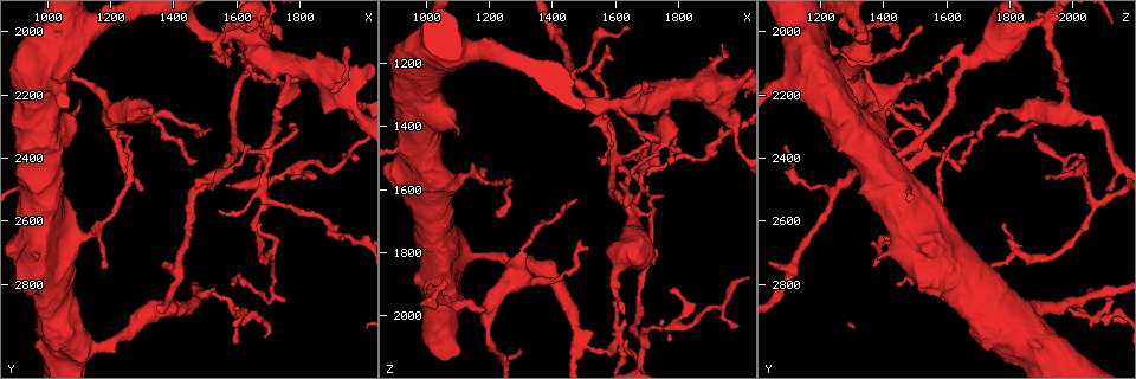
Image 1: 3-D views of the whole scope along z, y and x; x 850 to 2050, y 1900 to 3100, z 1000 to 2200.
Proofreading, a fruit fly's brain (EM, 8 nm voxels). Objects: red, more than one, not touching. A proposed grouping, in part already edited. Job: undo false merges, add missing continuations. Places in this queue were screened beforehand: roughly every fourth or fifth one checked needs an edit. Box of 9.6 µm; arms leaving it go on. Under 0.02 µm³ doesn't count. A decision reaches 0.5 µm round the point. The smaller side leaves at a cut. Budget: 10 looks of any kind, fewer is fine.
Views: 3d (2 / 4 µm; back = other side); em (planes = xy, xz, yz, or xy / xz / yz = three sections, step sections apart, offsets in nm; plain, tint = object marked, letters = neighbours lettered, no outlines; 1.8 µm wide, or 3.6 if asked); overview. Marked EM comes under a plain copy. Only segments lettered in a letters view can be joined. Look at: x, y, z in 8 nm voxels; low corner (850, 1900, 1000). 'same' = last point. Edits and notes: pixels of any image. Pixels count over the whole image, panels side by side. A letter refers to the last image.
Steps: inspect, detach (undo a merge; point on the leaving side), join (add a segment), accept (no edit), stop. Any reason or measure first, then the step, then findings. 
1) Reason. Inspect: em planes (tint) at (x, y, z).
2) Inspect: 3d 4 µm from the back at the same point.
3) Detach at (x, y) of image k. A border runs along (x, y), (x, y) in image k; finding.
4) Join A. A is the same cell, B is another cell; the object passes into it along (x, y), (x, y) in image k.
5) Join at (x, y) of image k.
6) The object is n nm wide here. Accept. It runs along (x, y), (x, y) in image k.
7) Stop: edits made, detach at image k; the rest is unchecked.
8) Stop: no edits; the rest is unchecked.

Calibre changes. Inspect: 3d 4 µm at (1980, 2230, 1450).

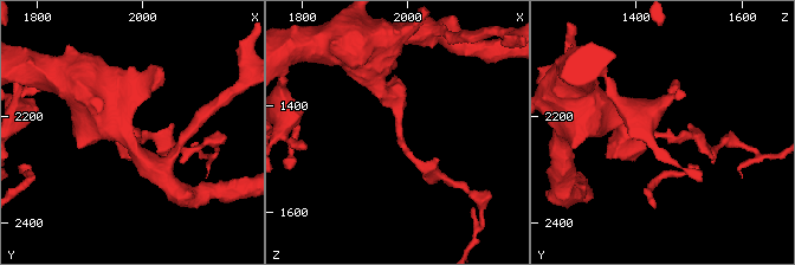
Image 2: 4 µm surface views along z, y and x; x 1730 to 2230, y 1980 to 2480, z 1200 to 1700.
The arms are 160, 280 nm wide. Inspect: em xz step 4 (tint) at (1980, 2235, 1455).

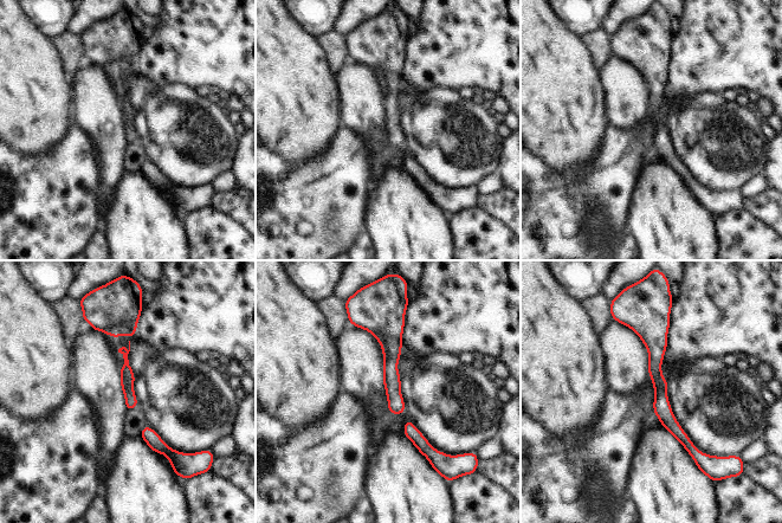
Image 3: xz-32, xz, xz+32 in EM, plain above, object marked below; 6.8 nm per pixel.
Inspect: em planes (letters) at the same point.

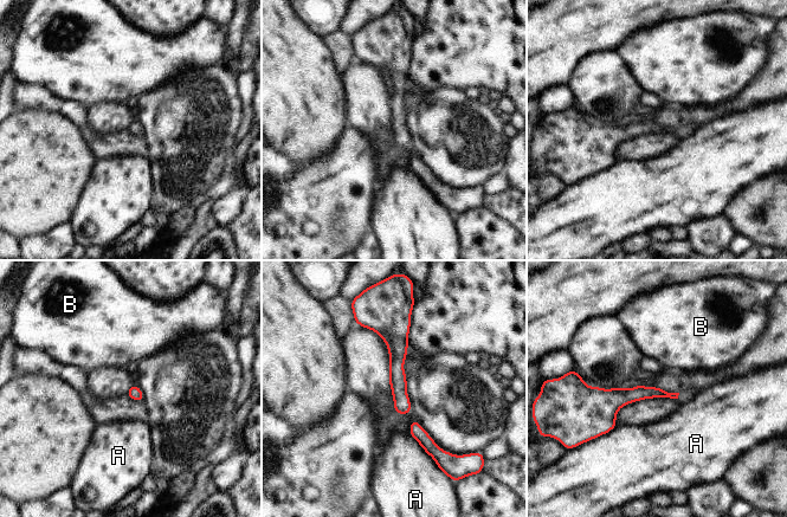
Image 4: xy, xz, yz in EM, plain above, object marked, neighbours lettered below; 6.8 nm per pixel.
Accept. A and B are other cells; it runs along (388, 322), (407, 411) in image 4; all the same cell.

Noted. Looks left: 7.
Branch point. Inspect: 3d 2 µm at (1640, 2090, 1660).

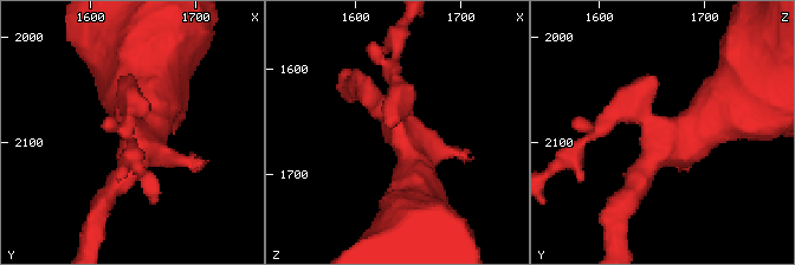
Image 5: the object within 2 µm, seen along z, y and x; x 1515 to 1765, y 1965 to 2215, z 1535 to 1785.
3 arms meet here; need the tissue. Inspect: em planes (letters) at (1638, 2088, 1658).

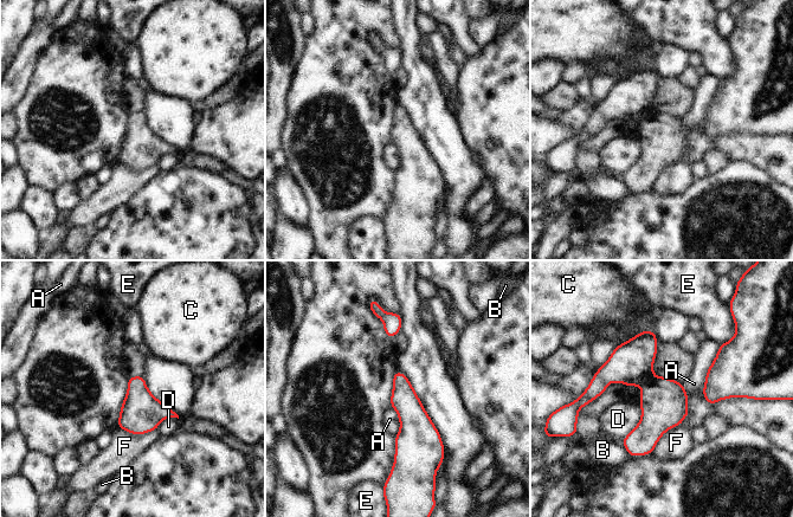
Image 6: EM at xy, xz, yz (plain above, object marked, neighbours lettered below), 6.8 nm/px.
Detach at (663, 401) of image 6. A, B, C, D, E and F are other cells; a border runs along (652, 375), (640, 386) in image 6; a second cell is stuck on.

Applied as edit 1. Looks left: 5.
Calibre changes. Inspect: 3d 2 µm at (1200, 2270, 2070).

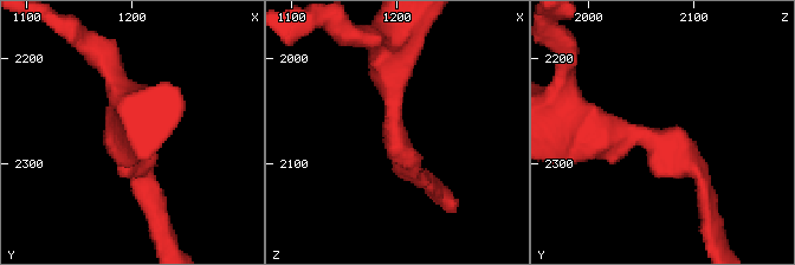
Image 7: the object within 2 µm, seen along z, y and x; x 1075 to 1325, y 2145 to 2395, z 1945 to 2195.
Now the EM. Inspect: em yz step 16 (letters) at (1196, 2274, 2066).

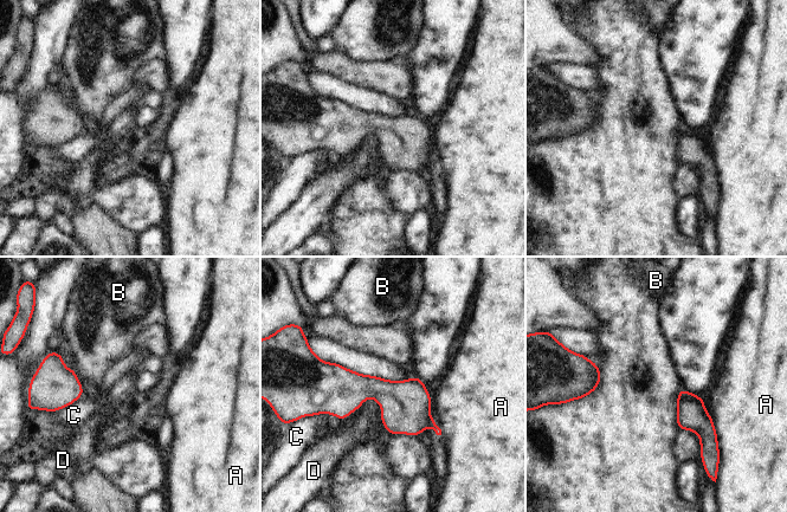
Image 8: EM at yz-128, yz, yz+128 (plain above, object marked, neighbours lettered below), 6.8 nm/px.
The object is 340 nm wide here. Accept. A, B, C and D are other cells; a border runs along (342, 420), (373, 399), (386, 429) in image 8; one cell here.

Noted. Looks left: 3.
Three arms meet. Inspect: em planes (letters) at (1630, 2900, 2110).

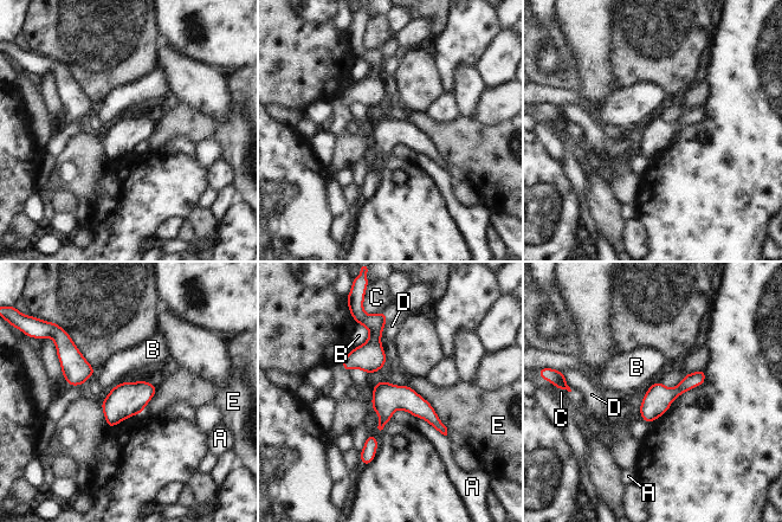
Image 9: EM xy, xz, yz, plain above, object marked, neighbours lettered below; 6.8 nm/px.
The object is 190 nm wide here. Accept. A, B, C, D and E are other cells; a border runs along (359, 322), (369, 335), (354, 348) in image 9; continuous, no second cell.

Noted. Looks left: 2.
Stop: edits made, detach at image 6; the rest is unchecked.

